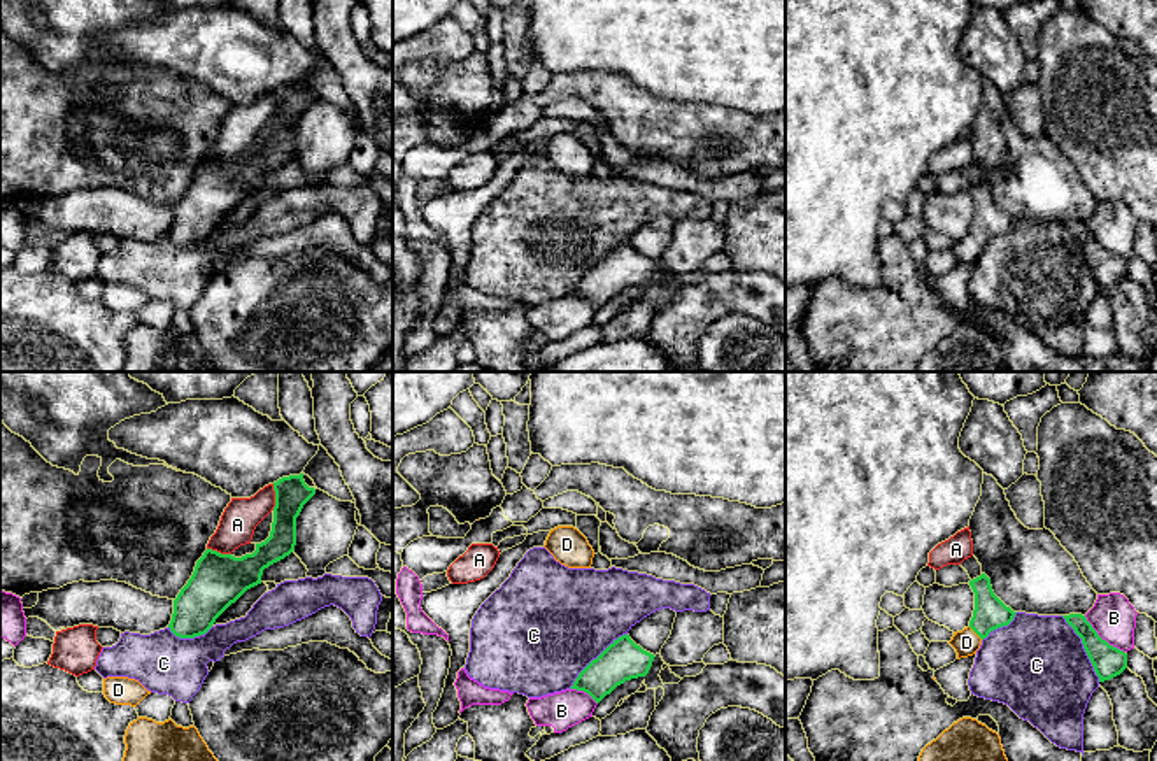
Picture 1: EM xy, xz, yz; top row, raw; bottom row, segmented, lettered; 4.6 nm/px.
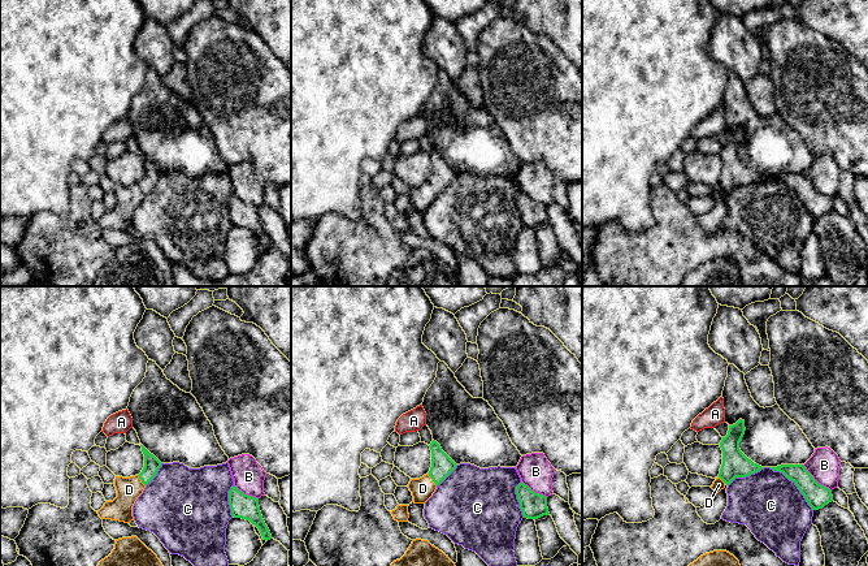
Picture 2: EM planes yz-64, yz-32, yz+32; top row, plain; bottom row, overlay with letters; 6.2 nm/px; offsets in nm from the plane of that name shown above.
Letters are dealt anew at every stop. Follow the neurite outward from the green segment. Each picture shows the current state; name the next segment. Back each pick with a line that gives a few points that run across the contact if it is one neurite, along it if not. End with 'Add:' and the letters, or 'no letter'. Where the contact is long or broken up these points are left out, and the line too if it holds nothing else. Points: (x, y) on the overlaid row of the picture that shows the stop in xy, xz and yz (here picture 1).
D: yz (989, 614), (975, 632), (966, 642)
Add: D

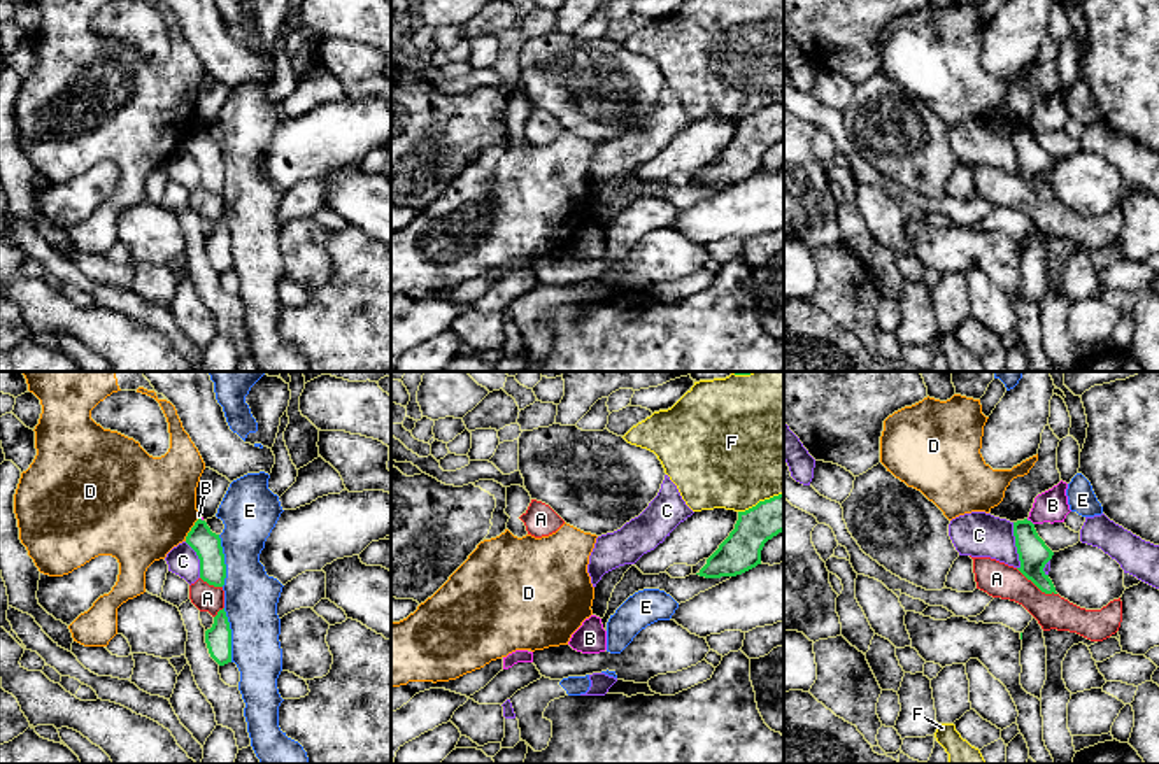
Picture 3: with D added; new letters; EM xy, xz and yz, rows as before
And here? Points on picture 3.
Add: no letter

